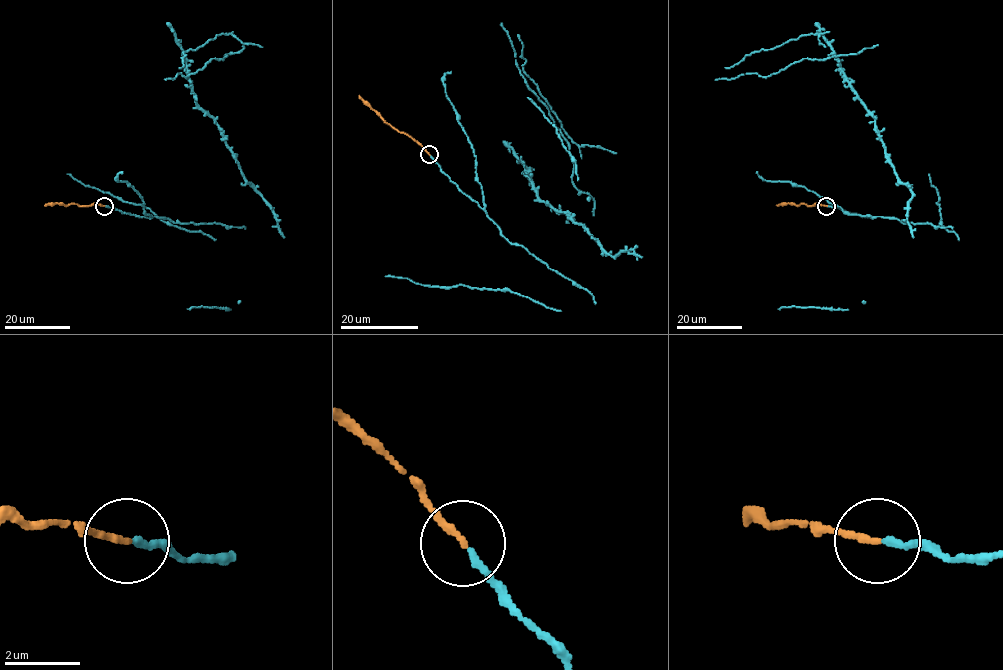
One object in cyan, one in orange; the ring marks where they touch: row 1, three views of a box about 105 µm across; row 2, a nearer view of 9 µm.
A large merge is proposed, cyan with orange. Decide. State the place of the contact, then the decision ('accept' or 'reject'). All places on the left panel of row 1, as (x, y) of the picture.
place (104, 206); accept

